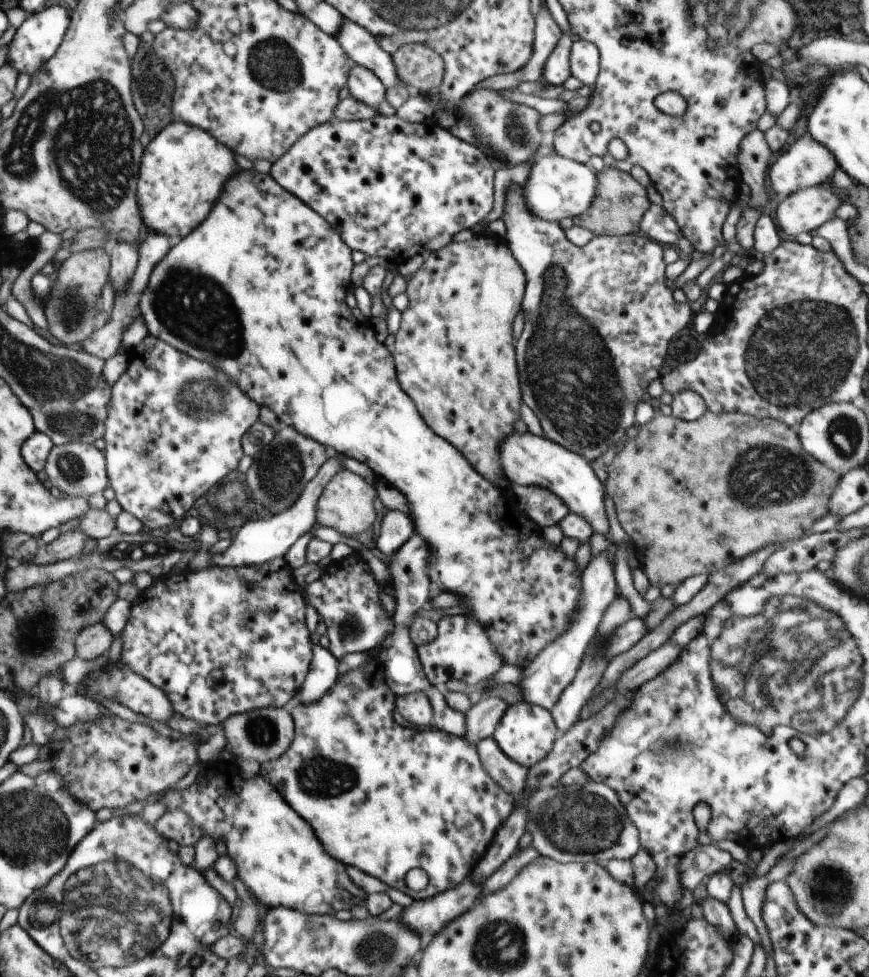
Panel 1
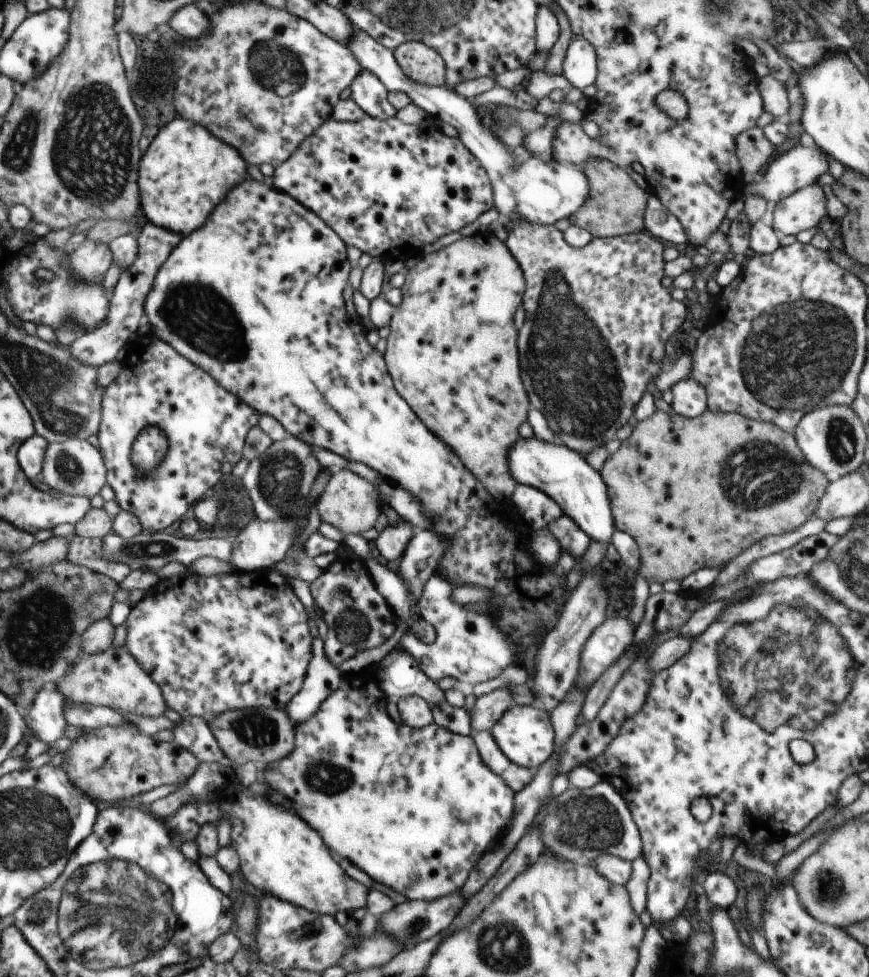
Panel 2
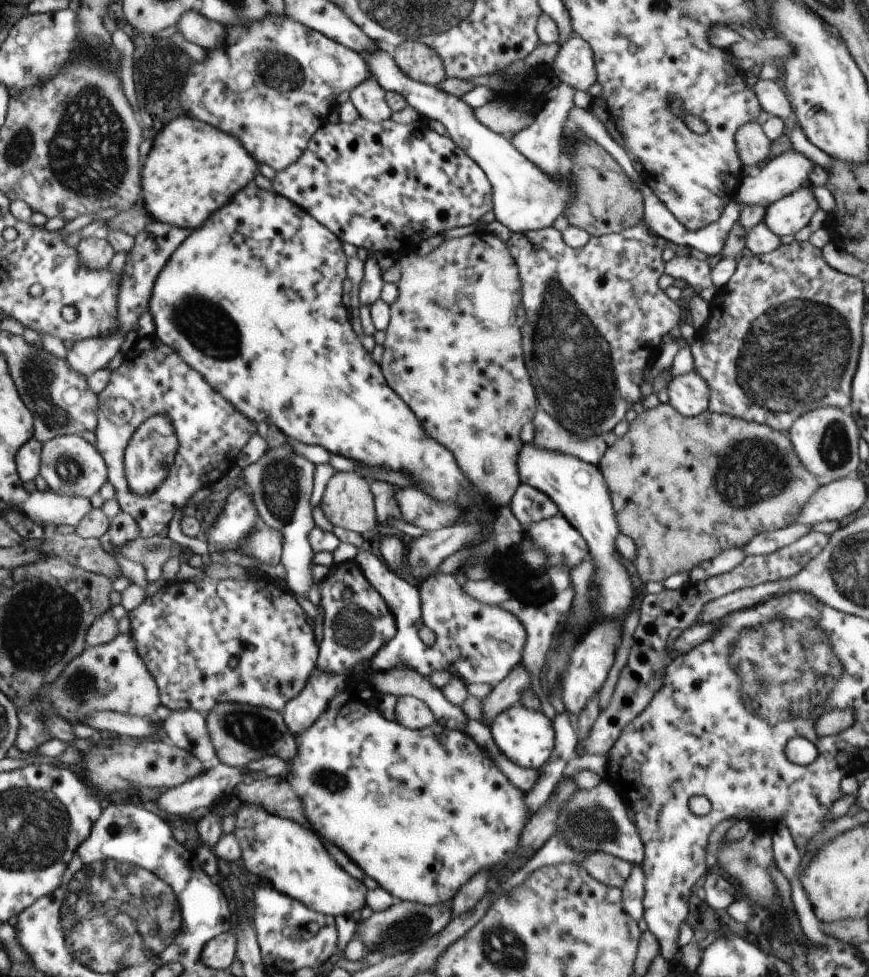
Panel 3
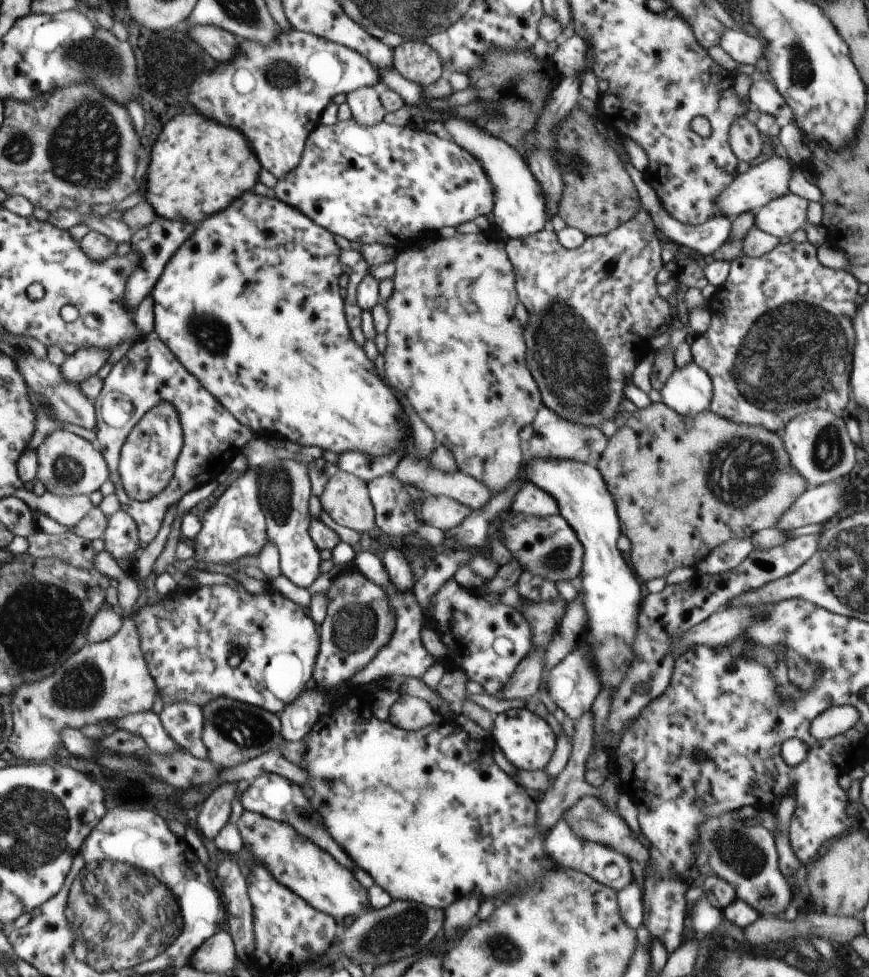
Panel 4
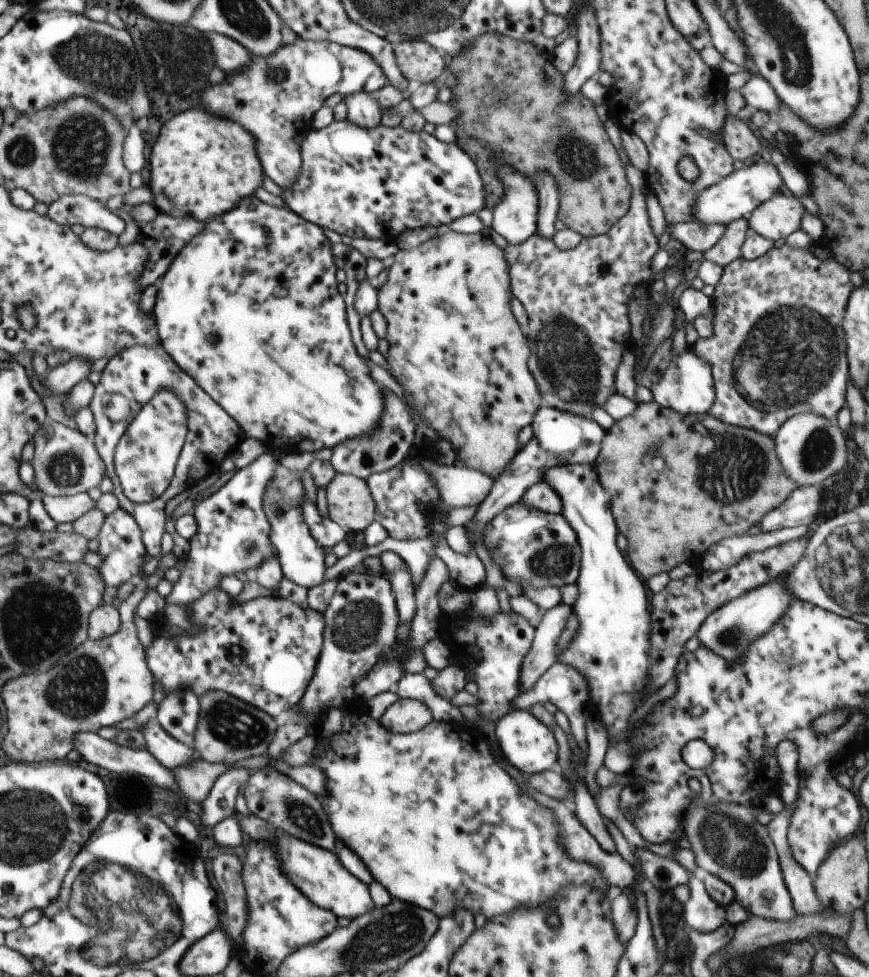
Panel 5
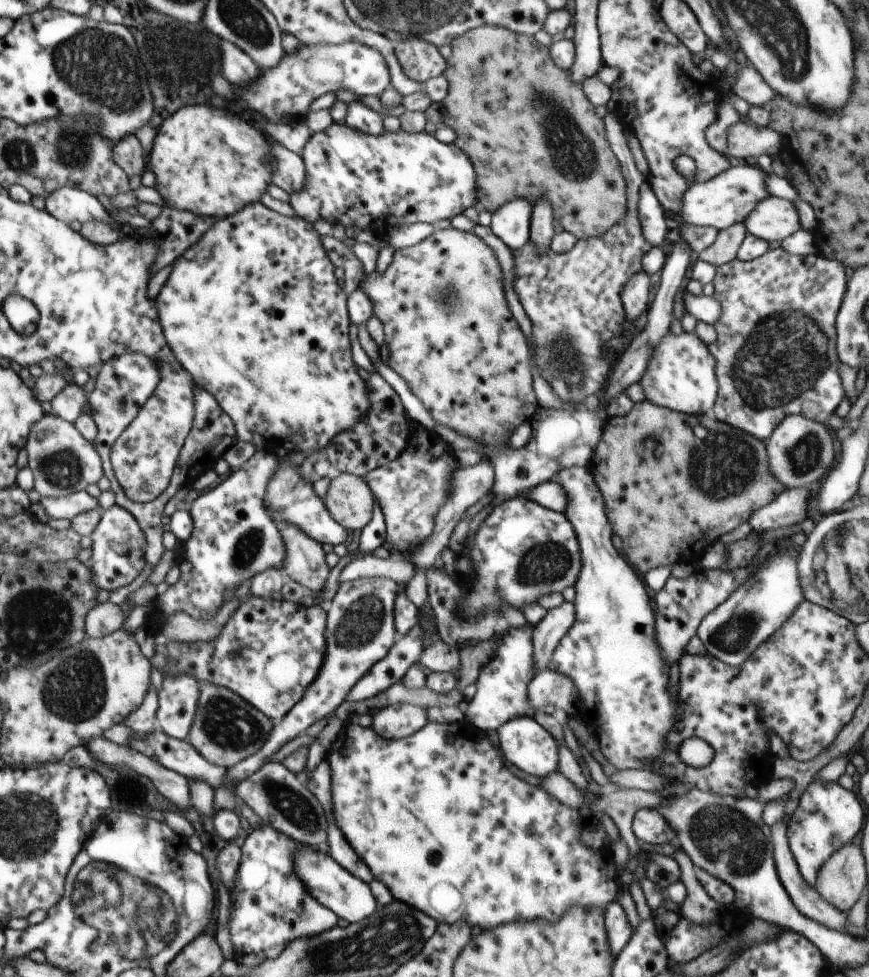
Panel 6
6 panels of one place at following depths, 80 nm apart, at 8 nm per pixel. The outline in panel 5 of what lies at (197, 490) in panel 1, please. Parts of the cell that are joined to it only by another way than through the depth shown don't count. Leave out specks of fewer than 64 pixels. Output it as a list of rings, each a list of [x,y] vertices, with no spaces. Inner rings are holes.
[[[162,344],[153,347],[144,345],[133,346],[131,349],[123,350],[122,353],[116,354],[110,358],[106,368],[101,372],[100,382],[95,386],[95,393],[90,401],[89,407],[94,411],[96,432],[93,439],[95,446],[98,448],[99,454],[103,457],[103,461],[107,465],[106,476],[113,482],[113,493],[119,500],[119,506],[125,511],[129,511],[142,528],[142,537],[144,546],[147,547],[147,554],[151,558],[156,558],[160,554],[160,538],[164,534],[164,522],[166,522],[166,514],[164,514],[164,506],[168,500],[172,500],[174,496],[178,496],[180,492],[188,490],[190,486],[196,486],[202,478],[206,478],[210,472],[214,472],[216,468],[221,468],[222,452],[224,458],[228,457],[237,446],[246,438],[240,425],[187,373],[184,371],[171,354]],[[170,386],[175,391],[176,395],[183,400],[187,416],[188,434],[185,438],[182,450],[180,451],[175,473],[170,481],[170,486],[154,500],[147,503],[132,502],[123,491],[119,475],[115,473],[115,450],[118,448],[119,440],[126,435],[128,425],[131,424],[134,417],[142,410],[142,407],[151,401],[151,398],[163,389],[168,389]]]

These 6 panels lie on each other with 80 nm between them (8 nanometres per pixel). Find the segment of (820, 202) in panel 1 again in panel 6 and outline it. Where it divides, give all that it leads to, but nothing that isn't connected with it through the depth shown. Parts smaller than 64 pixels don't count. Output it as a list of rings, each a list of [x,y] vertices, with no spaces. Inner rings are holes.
[[[768,196],[743,221],[747,232],[766,240],[782,242],[801,229],[796,205],[788,199]]]

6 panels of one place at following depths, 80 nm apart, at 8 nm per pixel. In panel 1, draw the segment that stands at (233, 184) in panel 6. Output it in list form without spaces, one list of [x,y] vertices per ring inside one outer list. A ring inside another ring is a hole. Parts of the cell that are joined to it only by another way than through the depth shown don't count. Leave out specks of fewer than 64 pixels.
[[[173,120],[172,124],[168,124],[168,126],[148,144],[148,154],[144,154],[144,166],[140,166],[140,206],[144,206],[144,224],[148,228],[148,231],[166,235],[168,238],[173,238],[175,241],[188,236],[188,233],[192,233],[198,226],[206,221],[206,216],[208,216],[210,210],[212,210],[212,204],[218,200],[218,196],[223,192],[222,188],[224,188],[224,182],[232,175],[235,175],[238,169],[239,166],[235,161],[234,152],[227,146],[220,144],[214,136],[208,134],[208,131],[202,130],[200,127],[189,125],[188,123]]]

